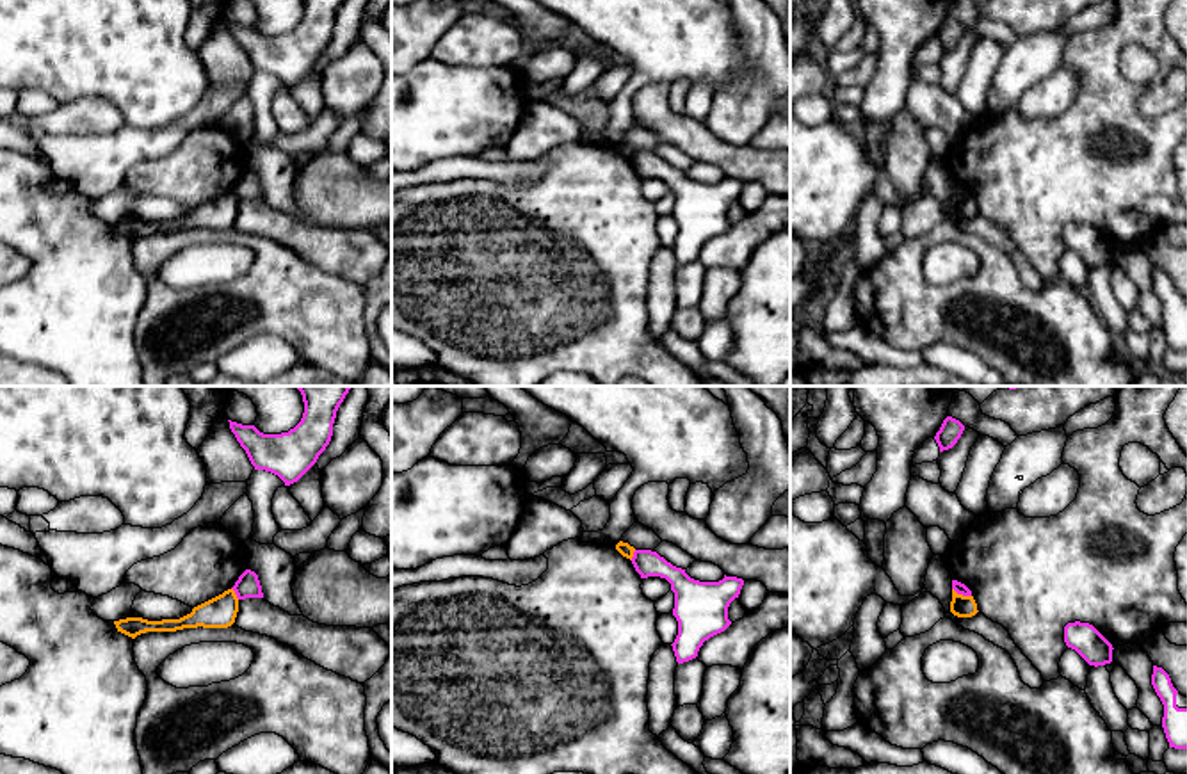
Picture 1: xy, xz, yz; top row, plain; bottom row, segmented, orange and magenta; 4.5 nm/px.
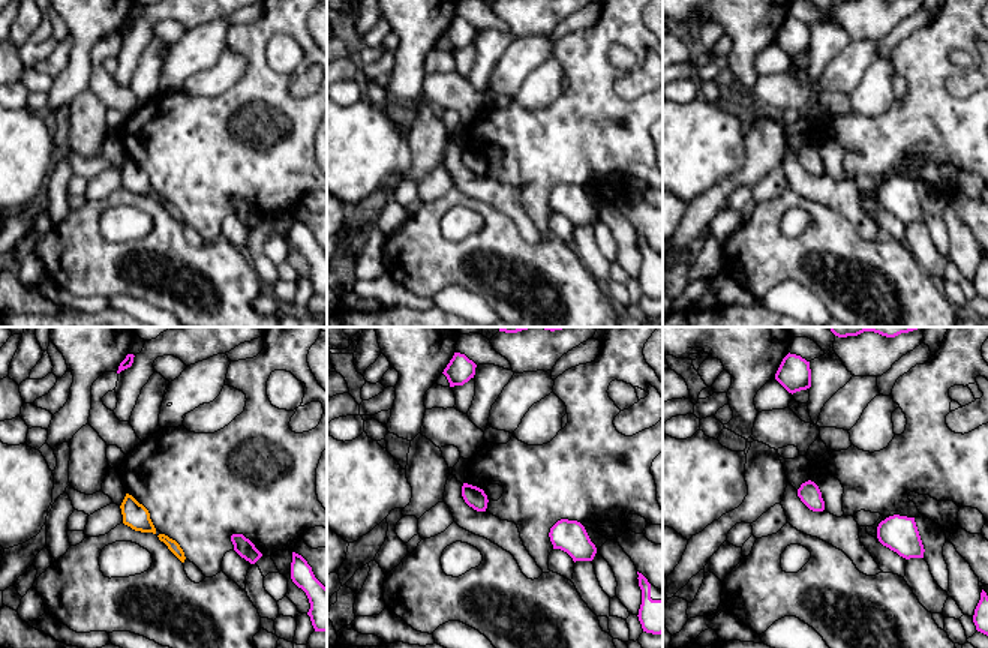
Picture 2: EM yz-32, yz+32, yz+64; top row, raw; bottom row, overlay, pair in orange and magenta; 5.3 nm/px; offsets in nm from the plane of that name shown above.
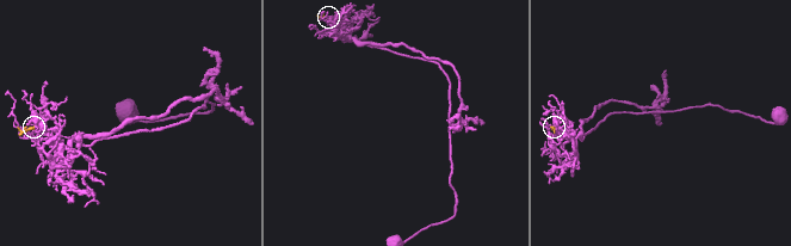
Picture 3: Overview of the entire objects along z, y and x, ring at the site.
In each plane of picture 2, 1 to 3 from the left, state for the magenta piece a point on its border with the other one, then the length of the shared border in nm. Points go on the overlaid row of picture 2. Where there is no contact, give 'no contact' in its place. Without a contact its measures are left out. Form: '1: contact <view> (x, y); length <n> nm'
1: no contact
2: no contact
3: no contact

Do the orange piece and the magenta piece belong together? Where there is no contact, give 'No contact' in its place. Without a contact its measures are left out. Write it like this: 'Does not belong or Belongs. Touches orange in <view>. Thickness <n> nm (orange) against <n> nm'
Does not belong. Touches orange in yz. Thickness 100 nm (orange) against 50 nm

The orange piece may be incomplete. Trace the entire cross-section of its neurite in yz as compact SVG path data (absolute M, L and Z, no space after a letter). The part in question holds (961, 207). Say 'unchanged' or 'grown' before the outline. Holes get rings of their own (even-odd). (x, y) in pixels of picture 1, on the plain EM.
unchanged | M952 190L950 214L952 214L954 217L957 217L957 219L972 219L972 217L975 217L979 212L977 212L977 205L975 205L973 198L957 196L957 194Z

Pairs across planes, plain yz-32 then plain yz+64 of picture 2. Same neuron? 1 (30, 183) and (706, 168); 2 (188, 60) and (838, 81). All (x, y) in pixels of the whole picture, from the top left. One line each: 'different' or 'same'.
1: same
2: same

